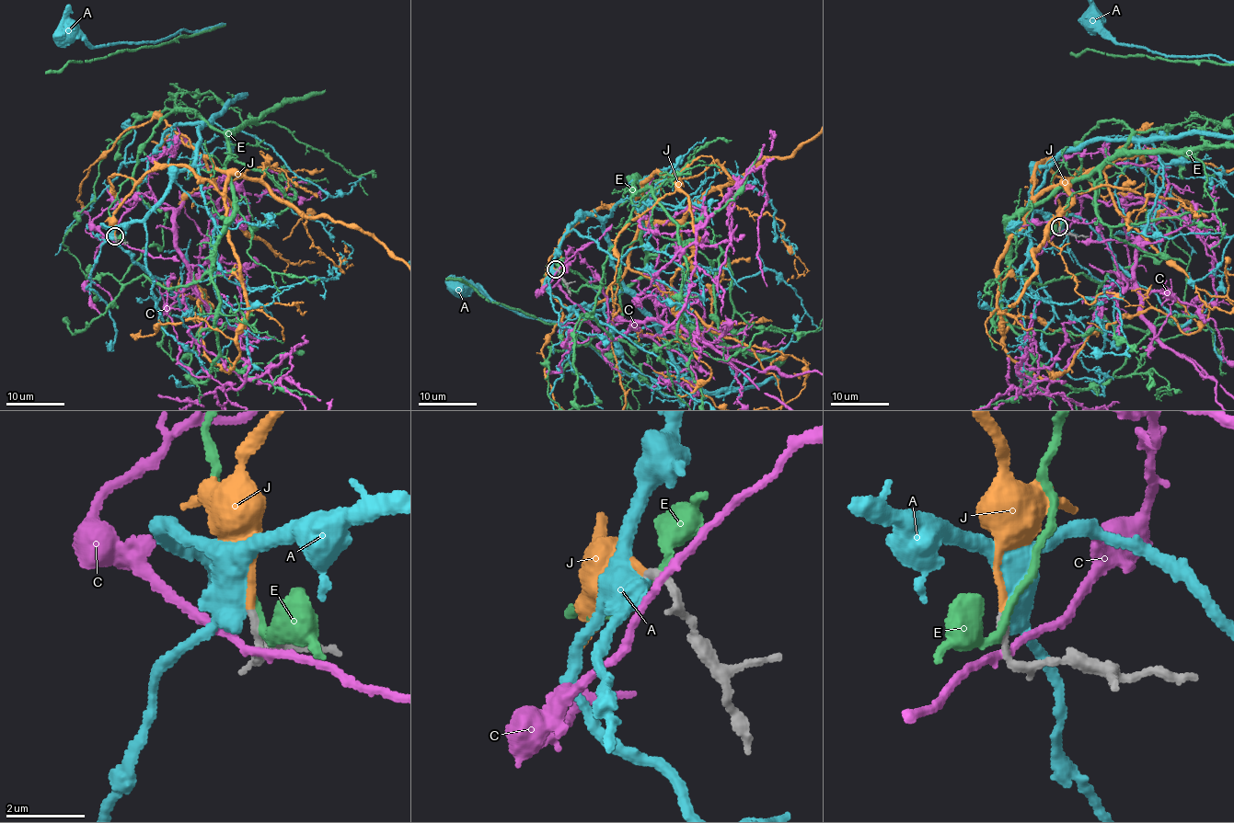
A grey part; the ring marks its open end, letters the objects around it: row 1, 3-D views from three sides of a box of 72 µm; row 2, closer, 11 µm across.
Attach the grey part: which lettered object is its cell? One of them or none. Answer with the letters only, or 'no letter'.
J

